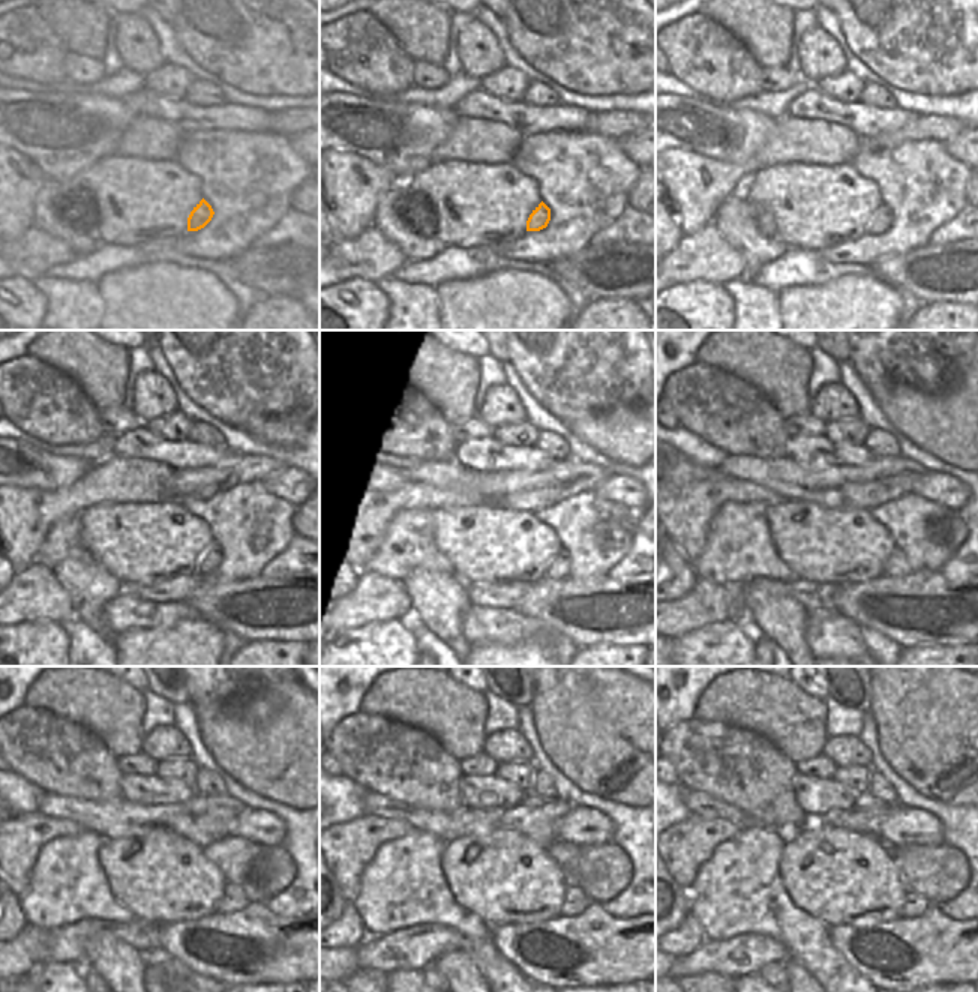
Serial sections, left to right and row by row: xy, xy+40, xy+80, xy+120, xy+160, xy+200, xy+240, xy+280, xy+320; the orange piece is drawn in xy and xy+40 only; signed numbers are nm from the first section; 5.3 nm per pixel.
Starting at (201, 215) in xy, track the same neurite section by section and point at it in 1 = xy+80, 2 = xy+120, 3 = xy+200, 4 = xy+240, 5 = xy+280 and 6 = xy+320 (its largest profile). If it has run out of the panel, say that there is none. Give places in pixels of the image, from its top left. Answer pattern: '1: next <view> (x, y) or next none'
1: next xy+80 (881, 221)
2: next xy+120 (209, 562)
3: next xy+200 (896, 565)
4: next xy+240 (234, 898)
5: next xy+280 (575, 902)
6: next xy+320 (914, 905)

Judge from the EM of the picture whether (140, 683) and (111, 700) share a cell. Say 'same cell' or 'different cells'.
different cells

